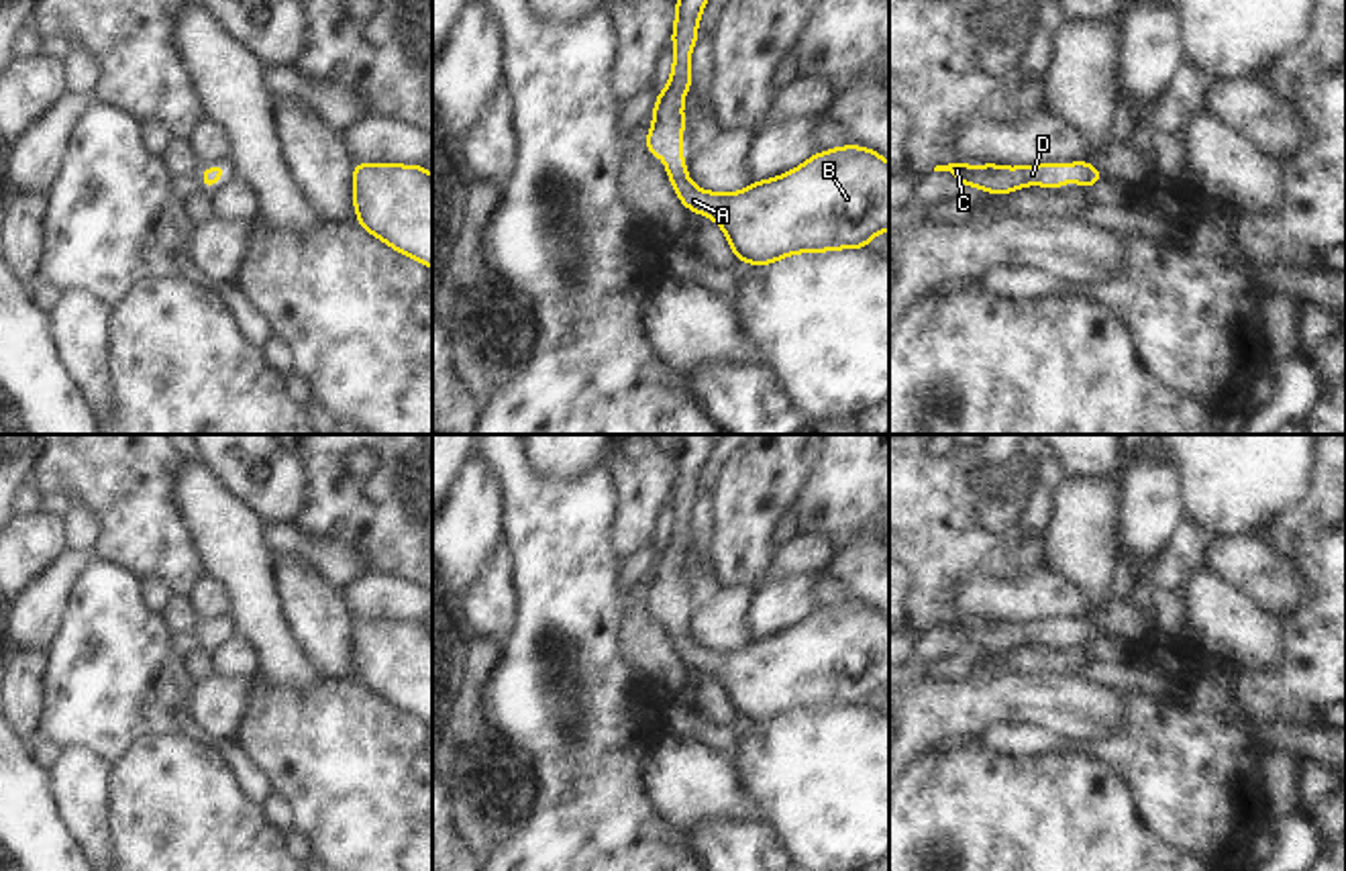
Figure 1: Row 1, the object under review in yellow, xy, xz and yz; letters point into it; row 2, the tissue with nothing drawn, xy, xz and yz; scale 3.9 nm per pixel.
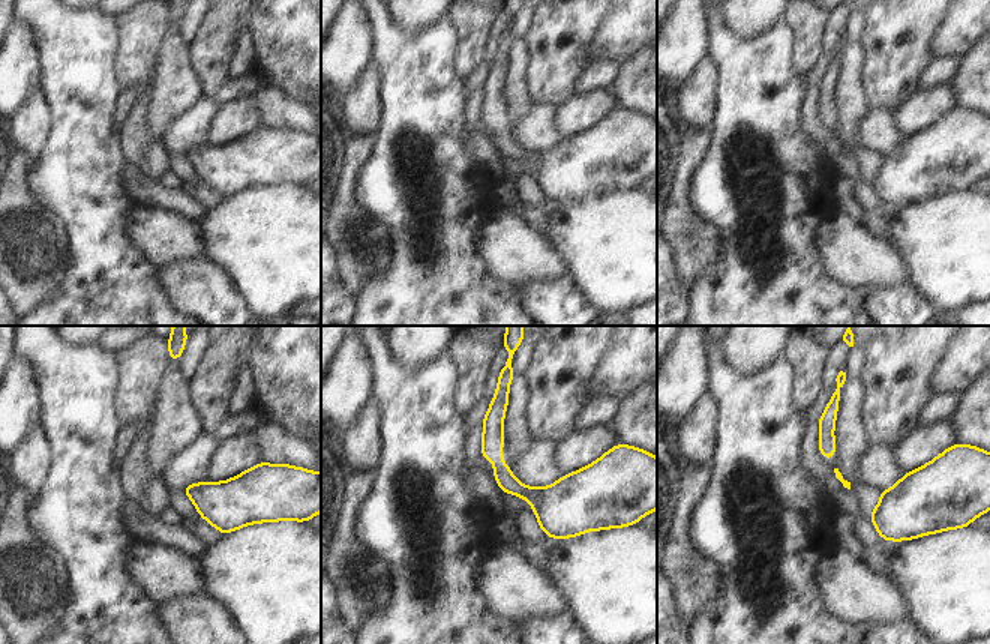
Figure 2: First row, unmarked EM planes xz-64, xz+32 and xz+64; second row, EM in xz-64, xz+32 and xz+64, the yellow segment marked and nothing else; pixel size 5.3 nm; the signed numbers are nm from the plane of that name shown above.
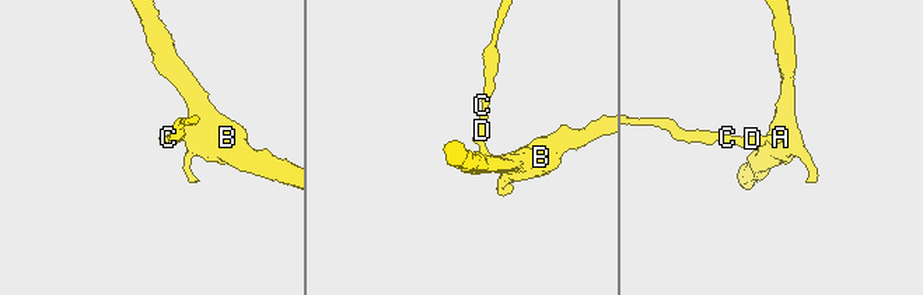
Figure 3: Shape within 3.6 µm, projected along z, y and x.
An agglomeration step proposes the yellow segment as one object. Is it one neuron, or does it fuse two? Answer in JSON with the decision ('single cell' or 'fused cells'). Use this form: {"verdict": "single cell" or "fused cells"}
{"verdict": "single cell"}

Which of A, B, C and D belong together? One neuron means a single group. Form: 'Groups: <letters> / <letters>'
Groups: A B C D

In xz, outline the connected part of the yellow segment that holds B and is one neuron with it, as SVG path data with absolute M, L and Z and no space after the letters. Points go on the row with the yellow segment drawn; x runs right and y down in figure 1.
M677 0L677 18L673 22L673 71L669 84L657 94L653 108L653 126L644 149L665 159L665 171L673 190L687 210L716 220L734 257L746 263L769 265L791 253L822 253L834 249L867 249L869 241L889 230L889 163L873 149L859 145L836 147L812 155L785 175L732 192L716 194L695 188L685 171L681 153L683 98L691 88L689 55L697 39L697 22L708 0Z

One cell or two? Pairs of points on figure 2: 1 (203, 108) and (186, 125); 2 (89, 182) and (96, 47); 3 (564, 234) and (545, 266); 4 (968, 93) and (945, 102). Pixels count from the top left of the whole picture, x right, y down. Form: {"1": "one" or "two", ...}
{"1": "one", "2": "one", "3": "two", "4": "two"}

